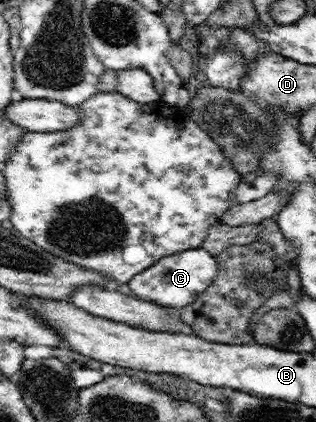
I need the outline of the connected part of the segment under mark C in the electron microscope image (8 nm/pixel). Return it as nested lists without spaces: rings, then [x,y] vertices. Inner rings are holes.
[[[201,245],[196,249],[184,250],[182,253],[163,257],[155,265],[133,277],[128,285],[132,293],[141,299],[153,302],[157,306],[182,310],[193,304],[199,293],[203,293],[209,285],[213,284],[217,273],[217,259]]]

